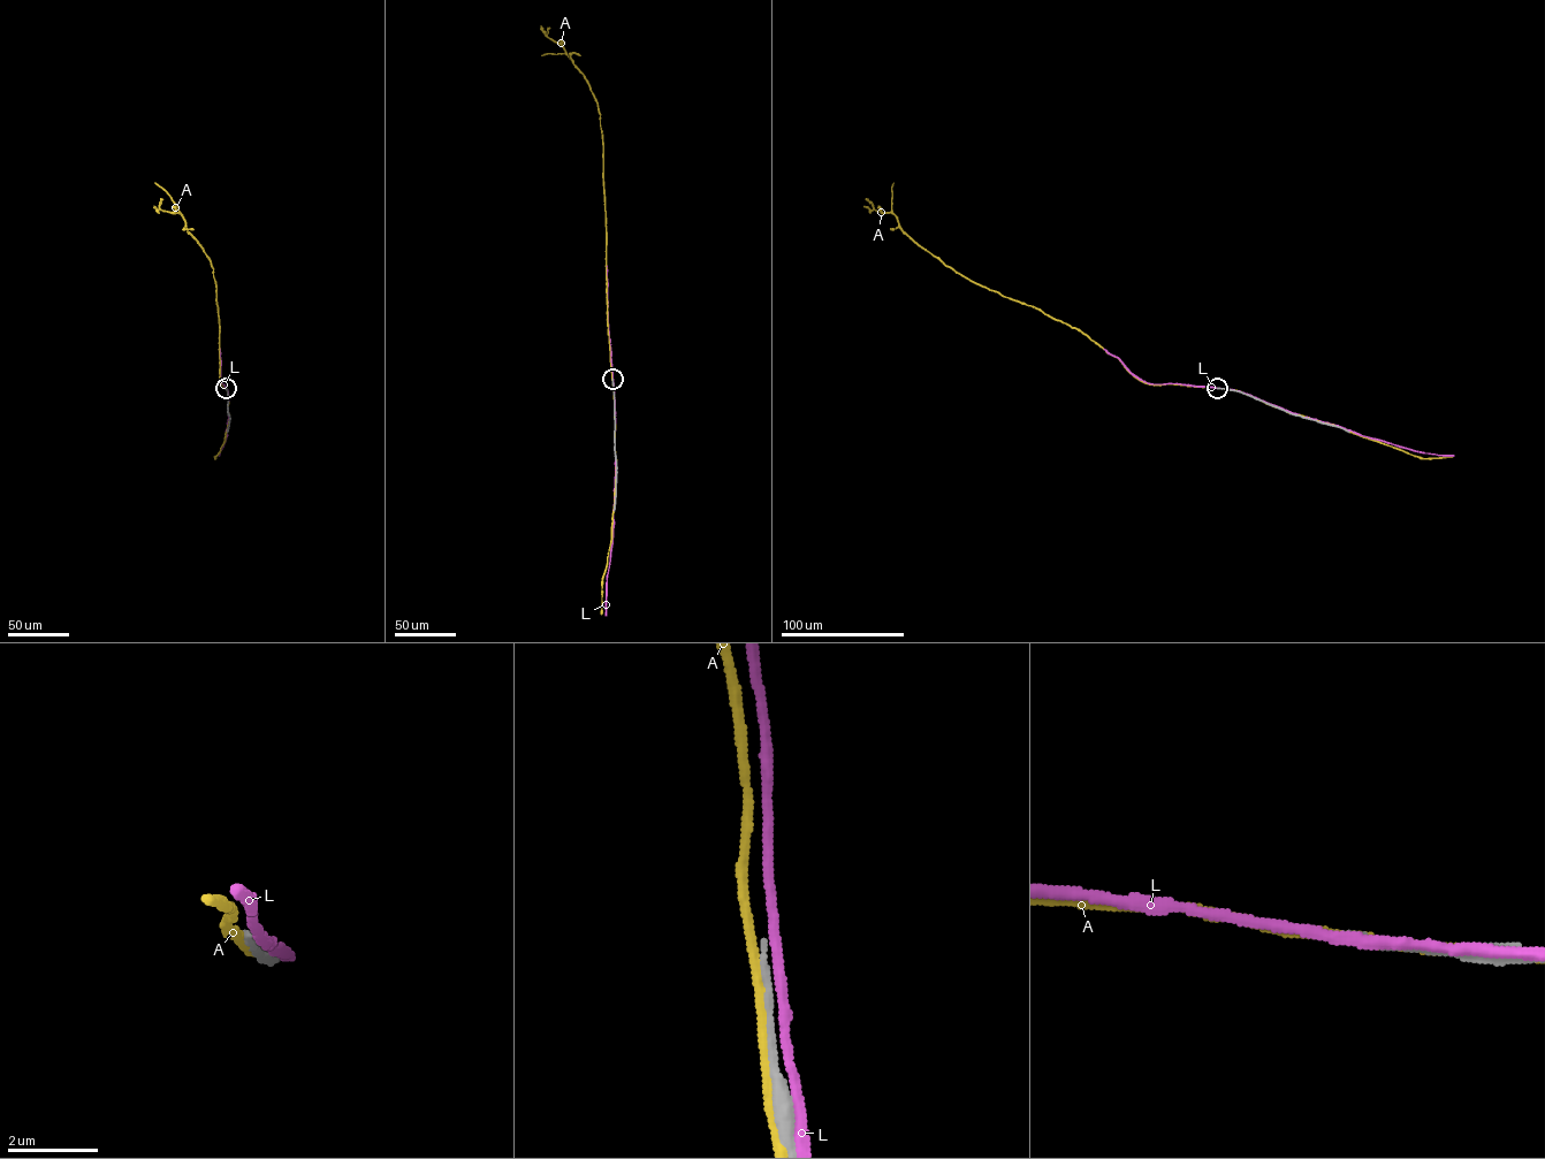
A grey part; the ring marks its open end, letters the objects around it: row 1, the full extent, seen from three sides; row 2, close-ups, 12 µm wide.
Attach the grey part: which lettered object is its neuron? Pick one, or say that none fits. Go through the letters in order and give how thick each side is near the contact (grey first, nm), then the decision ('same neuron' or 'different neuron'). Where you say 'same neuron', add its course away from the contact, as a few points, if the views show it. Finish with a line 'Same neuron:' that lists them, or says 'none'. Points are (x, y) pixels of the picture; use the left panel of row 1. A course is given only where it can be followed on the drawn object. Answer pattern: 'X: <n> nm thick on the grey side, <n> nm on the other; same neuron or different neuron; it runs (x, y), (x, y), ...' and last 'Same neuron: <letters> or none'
A: 200 nm thick on the grey side, 200 nm on the other; different neuron
L: 240 nm thick on the grey side, 240 nm on the other; different neuron
Same neuron: none

